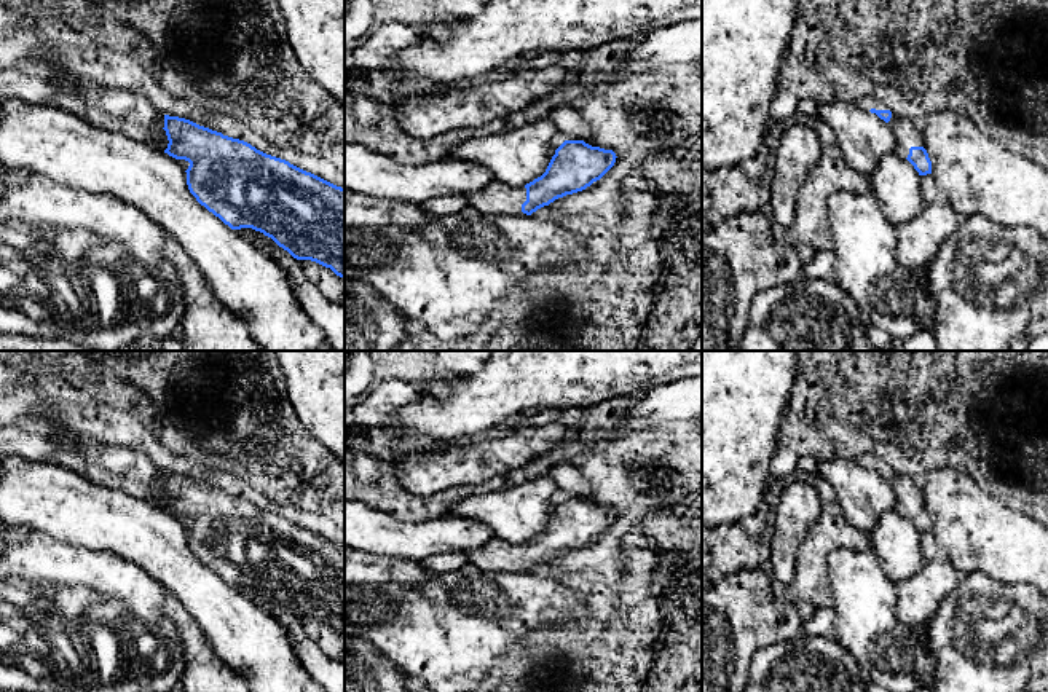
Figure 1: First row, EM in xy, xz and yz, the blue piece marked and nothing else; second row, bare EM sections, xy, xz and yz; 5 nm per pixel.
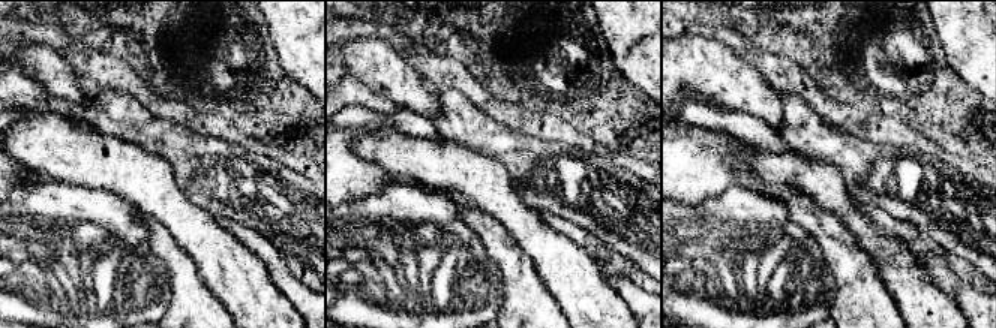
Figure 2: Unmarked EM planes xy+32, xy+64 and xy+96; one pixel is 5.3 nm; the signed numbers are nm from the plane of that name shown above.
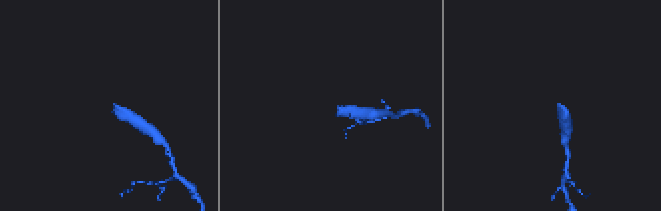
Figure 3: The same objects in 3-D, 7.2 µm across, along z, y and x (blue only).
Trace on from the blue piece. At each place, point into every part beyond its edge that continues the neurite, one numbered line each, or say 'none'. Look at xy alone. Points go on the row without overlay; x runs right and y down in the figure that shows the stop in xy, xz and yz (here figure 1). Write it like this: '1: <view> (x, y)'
1: xy (117, 466)

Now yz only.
1: yz (906, 491)

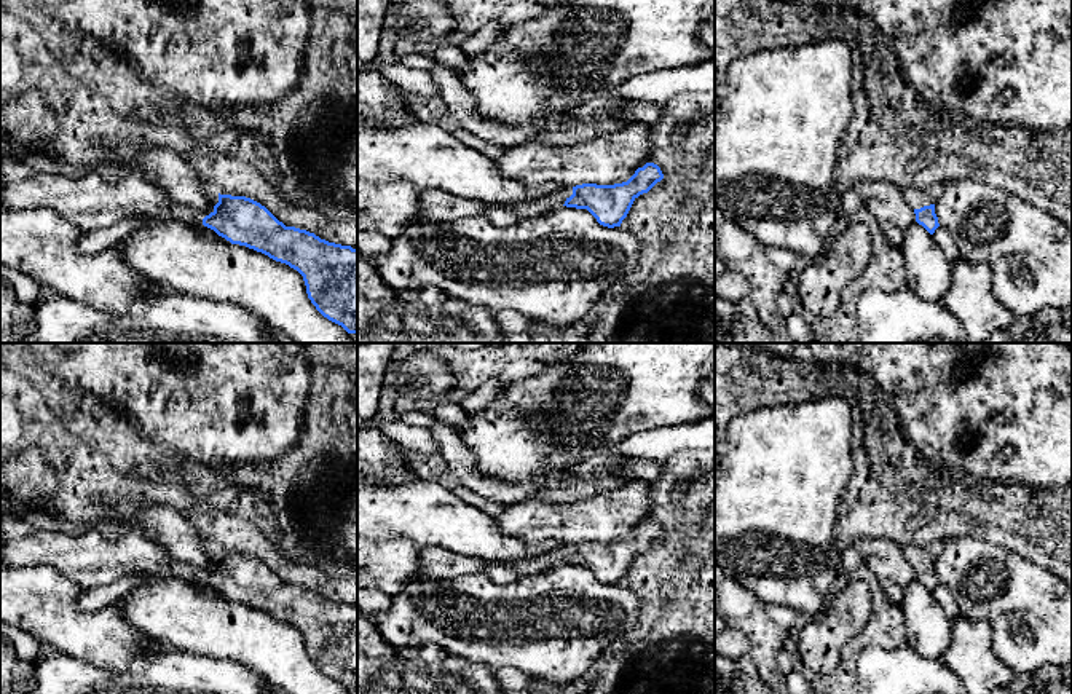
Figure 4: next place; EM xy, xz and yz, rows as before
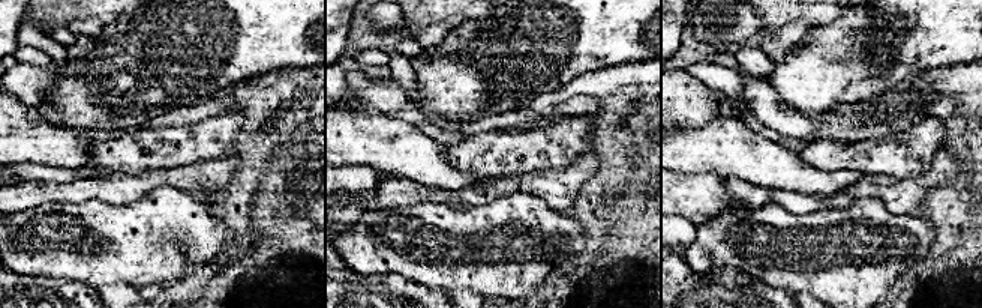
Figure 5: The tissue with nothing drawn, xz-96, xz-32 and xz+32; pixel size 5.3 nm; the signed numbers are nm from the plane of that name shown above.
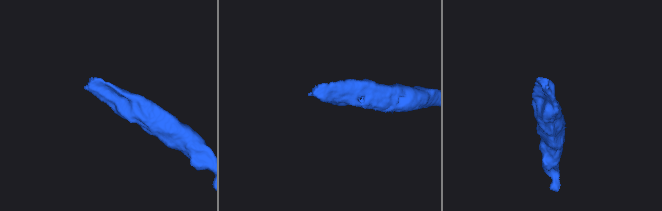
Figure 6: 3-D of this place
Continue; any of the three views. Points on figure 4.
1: xz (555, 557)

